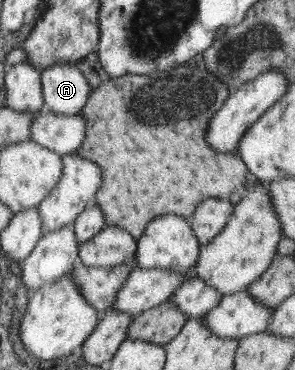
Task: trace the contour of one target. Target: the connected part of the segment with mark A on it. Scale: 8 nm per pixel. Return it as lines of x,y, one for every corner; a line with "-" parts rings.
57,63
41,71
44,110
59,115
80,113
92,92
75,64

